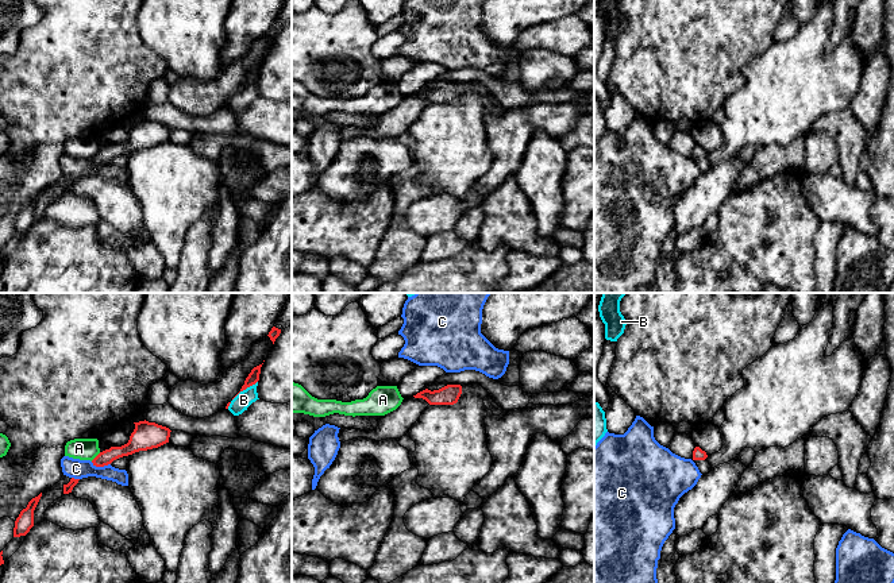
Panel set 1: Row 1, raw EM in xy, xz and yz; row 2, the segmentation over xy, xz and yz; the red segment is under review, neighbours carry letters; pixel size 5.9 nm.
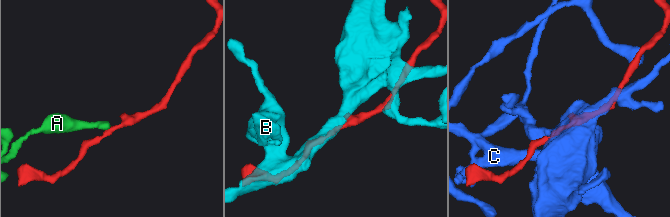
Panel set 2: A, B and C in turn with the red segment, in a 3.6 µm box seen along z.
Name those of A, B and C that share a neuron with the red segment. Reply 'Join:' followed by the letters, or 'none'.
Join: none

